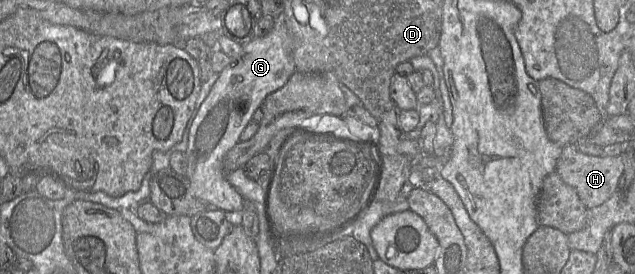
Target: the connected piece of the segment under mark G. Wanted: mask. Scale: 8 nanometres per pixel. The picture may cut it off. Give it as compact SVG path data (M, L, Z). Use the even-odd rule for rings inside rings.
M275 20L272 30L264 37L242 45L243 51L226 66L195 116L185 151L186 177L194 195L211 208L231 215L239 214L244 199L227 181L222 171L224 155L239 142L241 132L252 120L255 110L266 96L283 87L296 72L292 56L292 41L282 20Z

